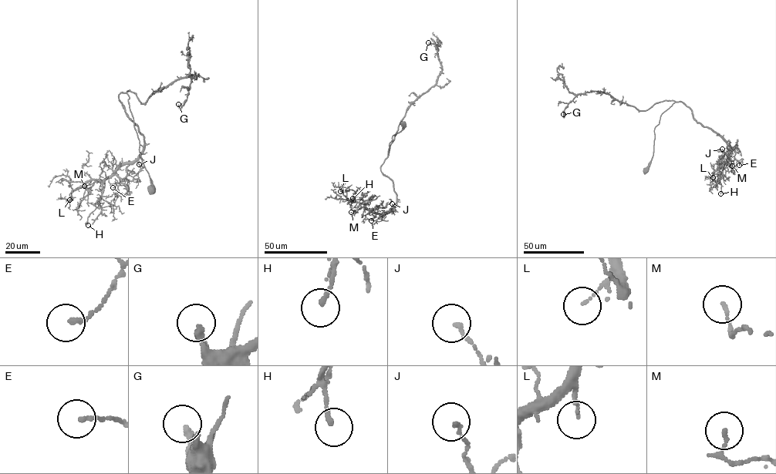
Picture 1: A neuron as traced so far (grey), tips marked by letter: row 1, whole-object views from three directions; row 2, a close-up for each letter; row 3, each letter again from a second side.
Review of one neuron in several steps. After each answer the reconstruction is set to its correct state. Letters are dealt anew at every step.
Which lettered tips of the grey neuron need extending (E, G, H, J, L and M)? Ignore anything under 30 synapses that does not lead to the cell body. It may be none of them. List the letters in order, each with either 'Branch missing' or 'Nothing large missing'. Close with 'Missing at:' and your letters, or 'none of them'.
E: Nothing large missing
G: Nothing large missing
H: Nothing large missing
J: Nothing large missing
L: Nothing large missing
M: Nothing large missing
Missing at: none of them

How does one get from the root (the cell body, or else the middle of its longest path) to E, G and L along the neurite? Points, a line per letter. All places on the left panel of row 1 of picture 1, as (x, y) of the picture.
E: (150, 189), (129, 96), (123, 92), (119, 100), (143, 135), (144, 149), (113, 187)
G: (150, 189), (126, 92), (133, 92), (144, 102), (173, 82), (195, 75), (186, 101), (178, 104)
L: (150, 189), (129, 96), (120, 92), (143, 150), (102, 181), (73, 189), (69, 200)

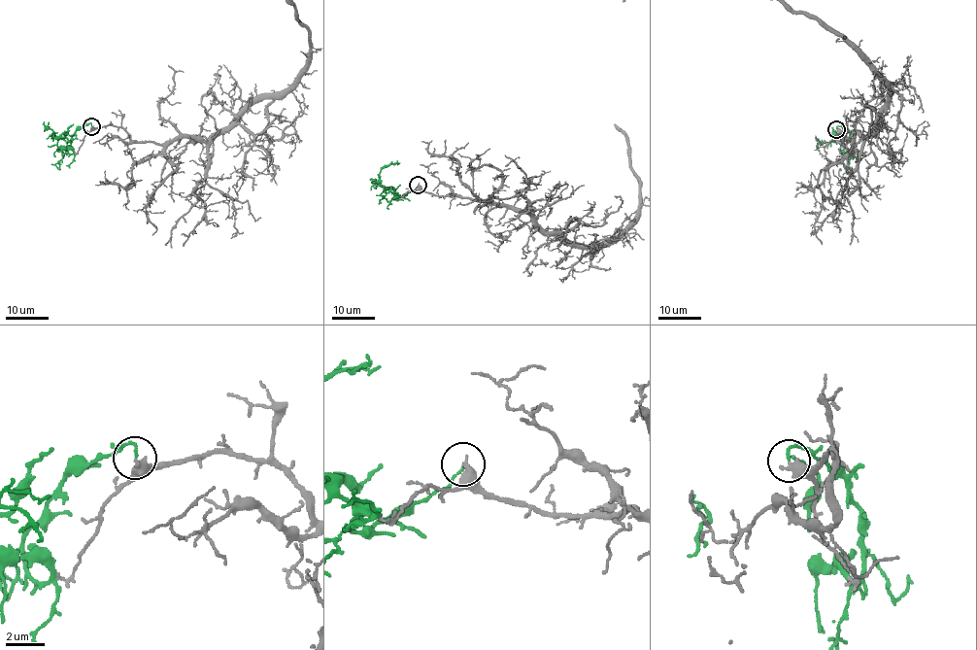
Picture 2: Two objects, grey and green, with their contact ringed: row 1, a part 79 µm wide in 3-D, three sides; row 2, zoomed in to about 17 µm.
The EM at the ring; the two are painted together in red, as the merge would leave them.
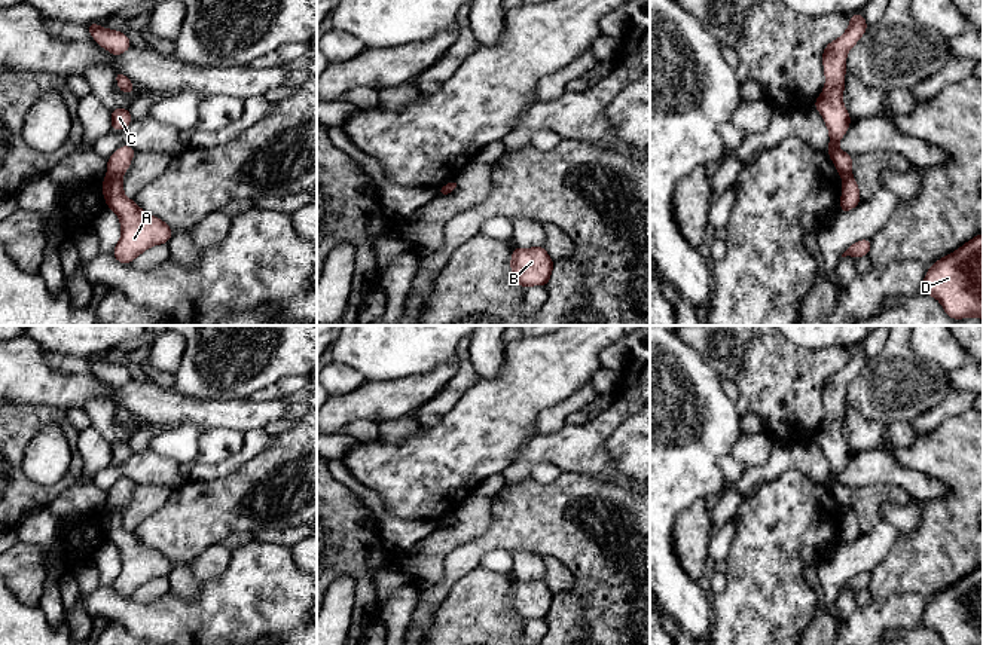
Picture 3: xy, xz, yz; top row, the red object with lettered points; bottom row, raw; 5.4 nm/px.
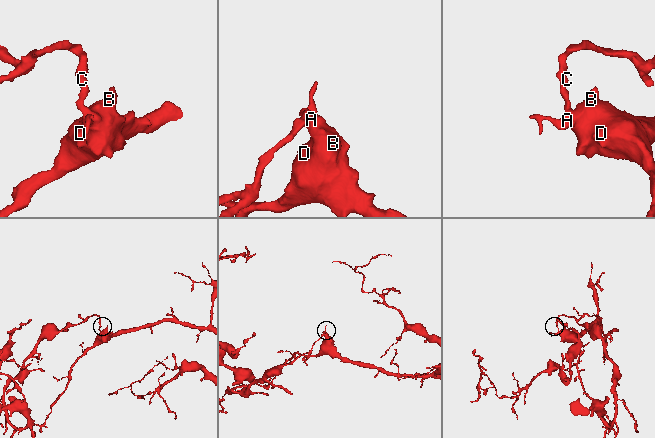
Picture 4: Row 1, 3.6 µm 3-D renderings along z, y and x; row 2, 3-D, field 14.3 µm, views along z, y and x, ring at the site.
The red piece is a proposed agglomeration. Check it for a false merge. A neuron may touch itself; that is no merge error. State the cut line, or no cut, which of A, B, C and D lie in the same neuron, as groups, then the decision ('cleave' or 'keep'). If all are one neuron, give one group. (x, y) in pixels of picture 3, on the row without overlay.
xy (107, 506), (119, 510) | A B D / C | cleave

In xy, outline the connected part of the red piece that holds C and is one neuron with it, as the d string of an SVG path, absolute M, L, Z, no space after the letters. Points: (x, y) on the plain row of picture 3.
M123 440L110 443L110 447L112 447L112 462L110 464L120 464L134 453L129 443Z

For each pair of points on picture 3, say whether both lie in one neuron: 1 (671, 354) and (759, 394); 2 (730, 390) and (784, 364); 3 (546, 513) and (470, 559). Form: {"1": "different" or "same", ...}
{"1": "different", "2": "different", "3": "same"}

